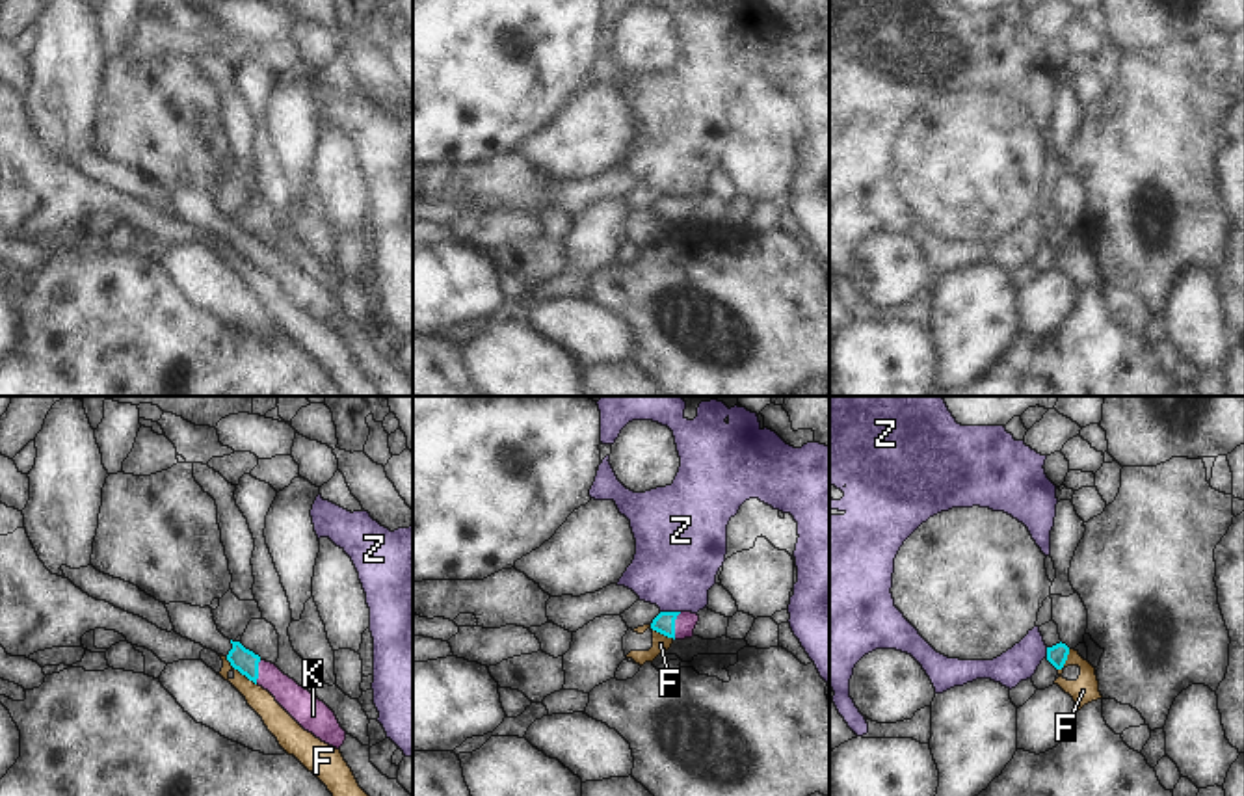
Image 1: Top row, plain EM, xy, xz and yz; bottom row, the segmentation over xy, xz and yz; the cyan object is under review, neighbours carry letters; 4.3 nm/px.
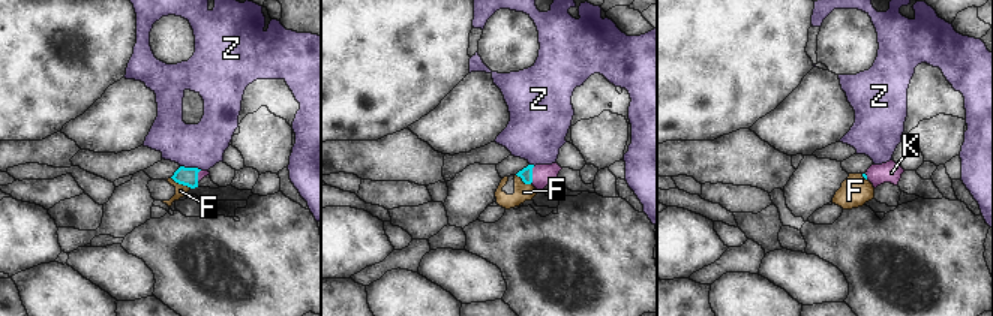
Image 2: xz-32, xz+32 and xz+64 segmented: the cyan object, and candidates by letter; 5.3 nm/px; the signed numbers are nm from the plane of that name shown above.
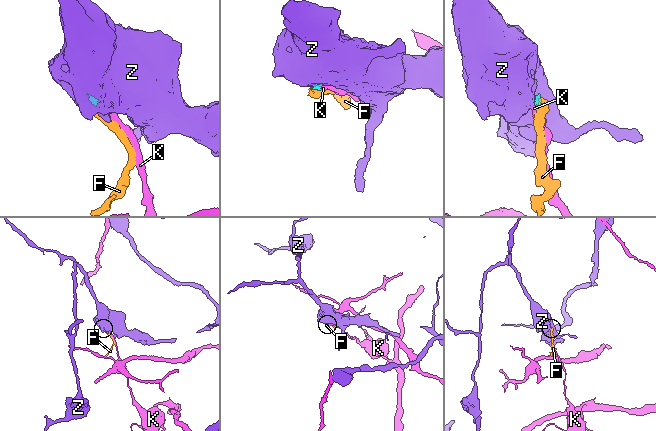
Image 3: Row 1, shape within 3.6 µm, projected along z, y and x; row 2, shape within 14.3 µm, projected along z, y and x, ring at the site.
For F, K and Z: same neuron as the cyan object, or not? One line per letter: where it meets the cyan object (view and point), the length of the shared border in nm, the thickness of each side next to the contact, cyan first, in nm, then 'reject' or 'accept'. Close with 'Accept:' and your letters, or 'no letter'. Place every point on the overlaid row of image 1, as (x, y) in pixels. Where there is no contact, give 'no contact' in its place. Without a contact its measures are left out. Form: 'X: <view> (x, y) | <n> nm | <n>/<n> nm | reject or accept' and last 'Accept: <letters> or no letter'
F: xy (240, 672) | 180 nm | 100/110 nm | reject
K: xz (674, 625) | 120 nm | 90/90 nm | accept
Z: xz (670, 612) | 90 nm | 90/360 nm | reject
Accept: K

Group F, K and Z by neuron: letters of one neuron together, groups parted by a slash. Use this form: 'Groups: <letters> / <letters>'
Groups: F / K / Z

